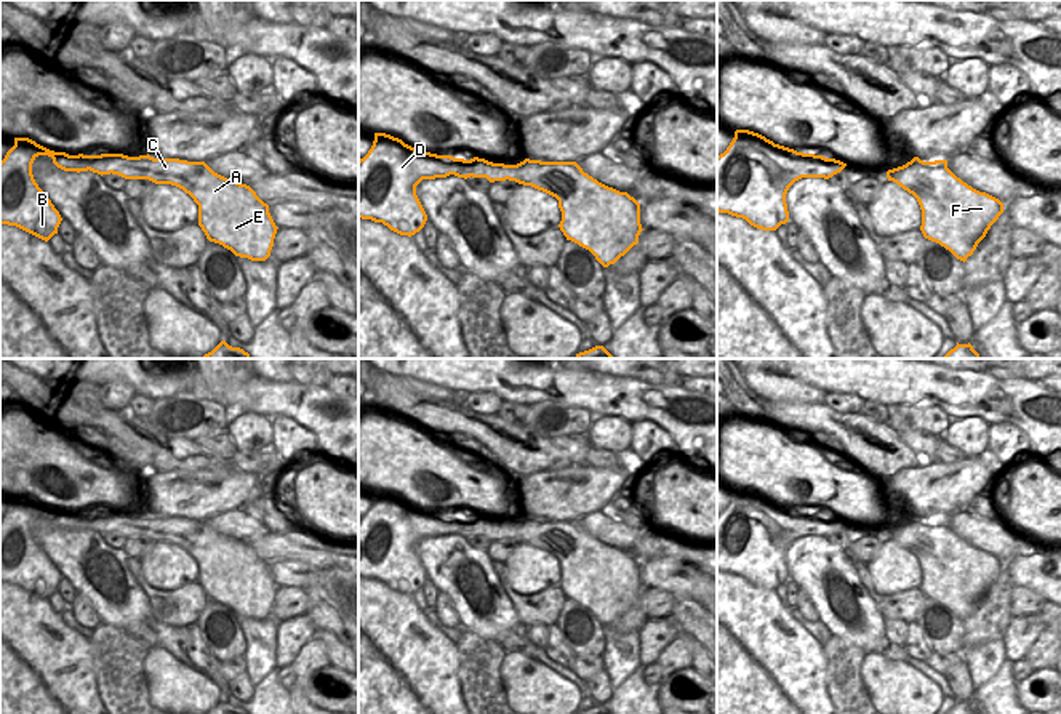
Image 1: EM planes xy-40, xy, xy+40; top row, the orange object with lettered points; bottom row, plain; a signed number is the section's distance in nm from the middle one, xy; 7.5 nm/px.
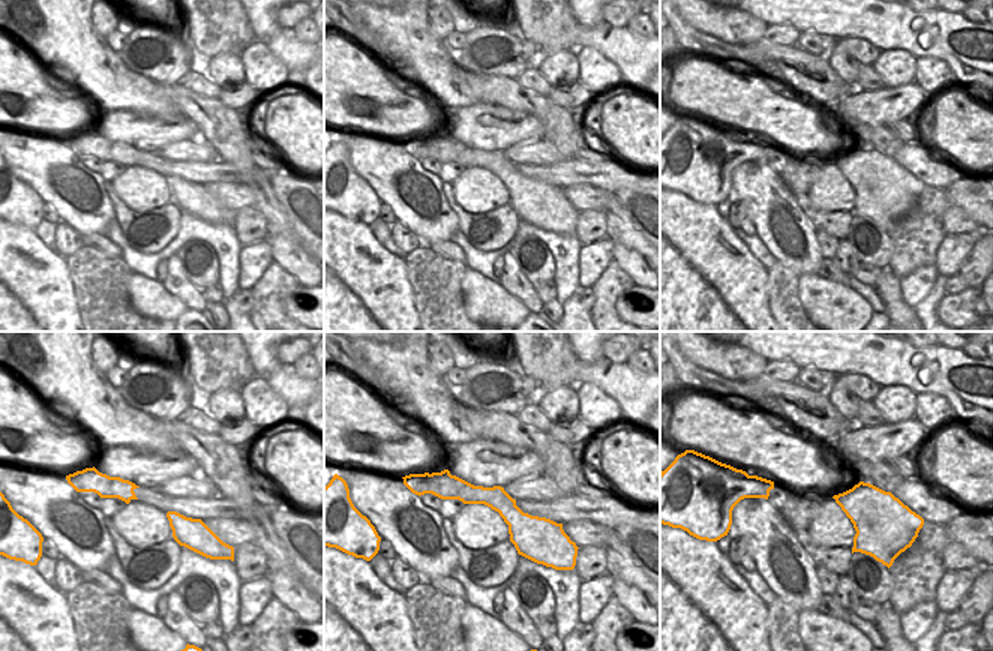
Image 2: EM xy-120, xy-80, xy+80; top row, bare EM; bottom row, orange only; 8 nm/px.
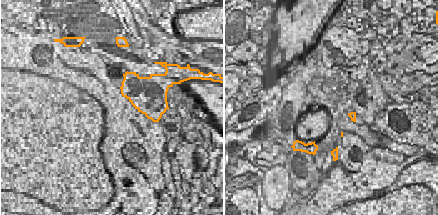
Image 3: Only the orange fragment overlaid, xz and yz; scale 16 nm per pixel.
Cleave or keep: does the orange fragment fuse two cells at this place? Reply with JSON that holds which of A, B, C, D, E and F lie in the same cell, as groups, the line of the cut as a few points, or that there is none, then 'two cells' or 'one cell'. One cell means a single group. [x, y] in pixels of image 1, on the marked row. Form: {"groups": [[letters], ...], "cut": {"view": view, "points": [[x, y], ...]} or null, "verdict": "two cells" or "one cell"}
{"groups": [["A", "C", "E", "F"], ["B", "D"]], "cut": {"view": "xy", "points": [[469, 160], [472, 175]]}, "verdict": "two cells"}

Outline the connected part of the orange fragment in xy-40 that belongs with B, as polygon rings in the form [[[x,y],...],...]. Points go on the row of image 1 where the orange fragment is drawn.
[[[14,138],[14,146],[0,162],[0,224],[16,226],[48,242],[62,221],[32,174],[38,155],[48,155],[64,171],[88,171],[90,155],[50,150],[29,138]]]

